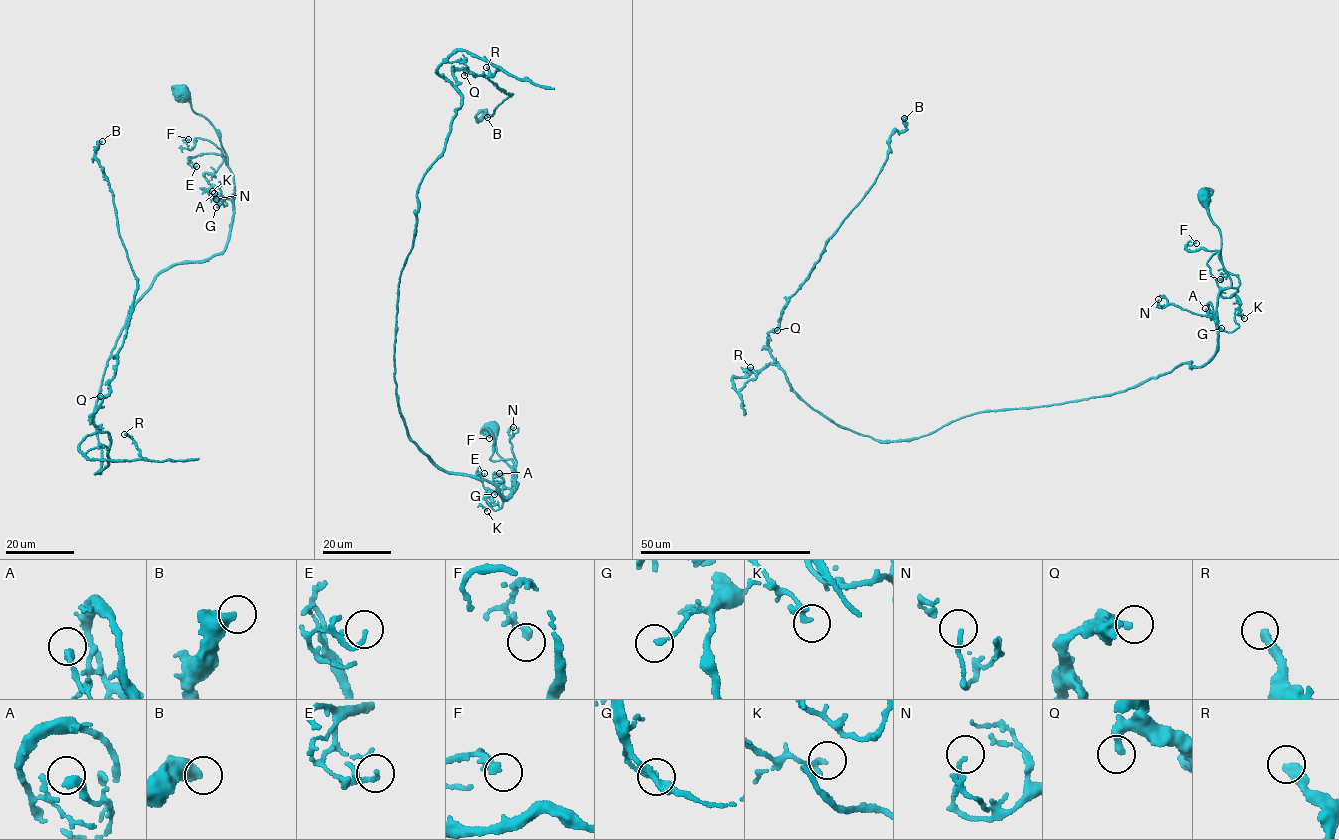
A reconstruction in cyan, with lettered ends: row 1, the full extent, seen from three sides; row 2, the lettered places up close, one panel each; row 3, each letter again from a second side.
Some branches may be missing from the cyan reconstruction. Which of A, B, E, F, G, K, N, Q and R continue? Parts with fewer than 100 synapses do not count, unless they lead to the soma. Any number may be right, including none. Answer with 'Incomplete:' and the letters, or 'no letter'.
Incomplete: no letter

